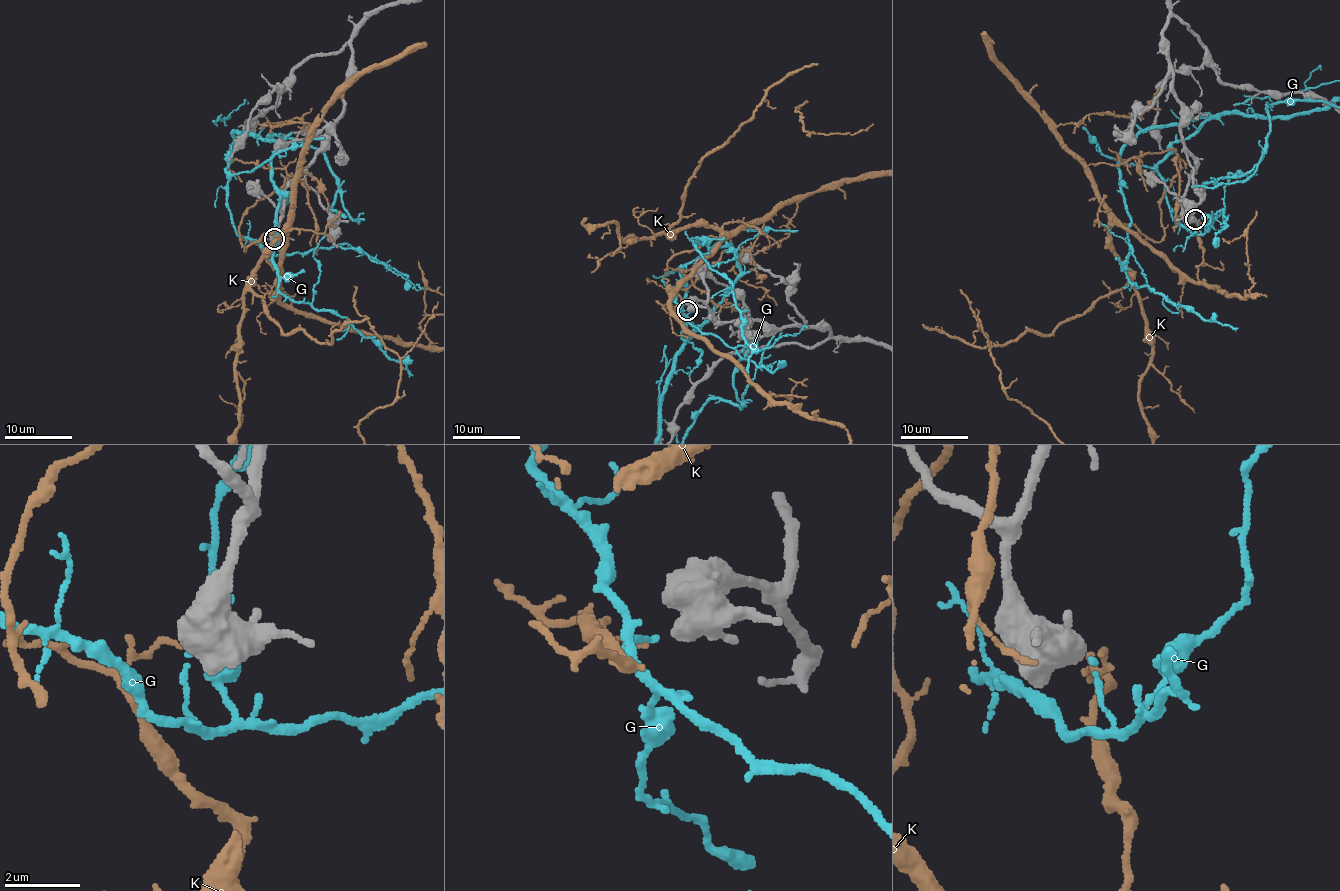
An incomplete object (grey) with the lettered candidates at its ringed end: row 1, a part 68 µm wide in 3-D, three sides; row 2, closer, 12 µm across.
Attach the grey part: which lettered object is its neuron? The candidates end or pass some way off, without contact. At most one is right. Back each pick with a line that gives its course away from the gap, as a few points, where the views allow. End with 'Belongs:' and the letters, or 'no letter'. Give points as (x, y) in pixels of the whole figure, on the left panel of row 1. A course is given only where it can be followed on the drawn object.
Belongs: K

